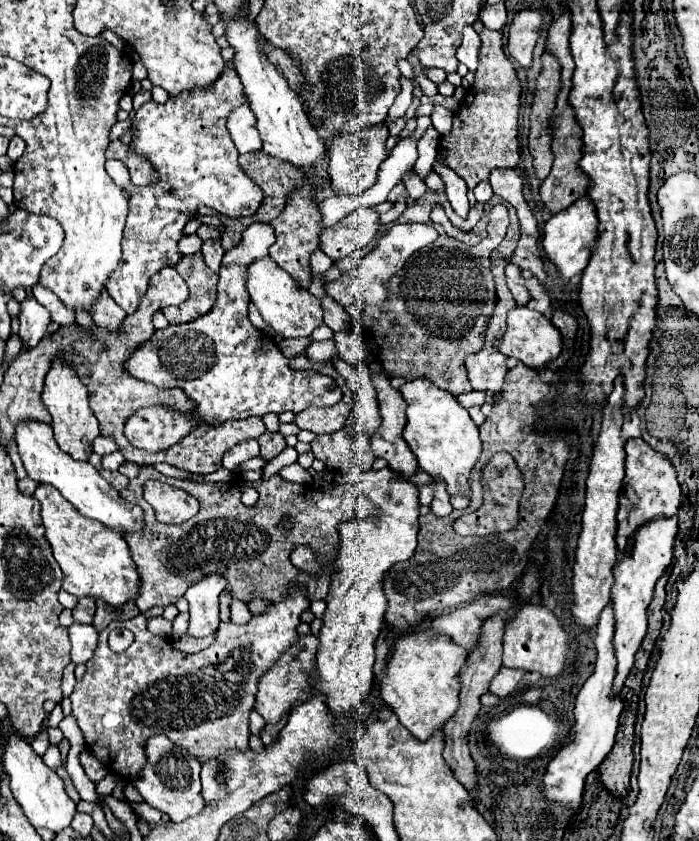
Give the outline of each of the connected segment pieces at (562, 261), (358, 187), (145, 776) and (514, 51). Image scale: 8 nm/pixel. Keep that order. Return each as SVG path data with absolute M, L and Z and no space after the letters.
M587 196L571 204L571 208L565 208L559 214L553 214L545 228L543 228L543 250L545 256L557 266L561 280L571 280L575 274L581 274L589 262L591 248L595 246L595 232L597 232L597 216L593 210L593 204Z
M385 124L367 128L355 136L335 136L335 140L329 144L329 150L331 150L329 176L331 176L331 186L335 194L357 196L375 184L379 164L387 158L387 150L385 150L387 138L389 138L389 130L385 128Z
M163 734L151 736L145 744L145 760L147 762L141 768L139 778L133 780L133 786L149 806L165 812L173 822L183 822L187 816L193 816L203 808L203 798L199 798L201 764L195 758L187 760L185 748L179 748Z
M523 10L513 18L513 24L509 26L509 38L507 38L507 48L509 54L523 66L531 66L531 56L535 42L539 38L543 26L543 16L537 10Z

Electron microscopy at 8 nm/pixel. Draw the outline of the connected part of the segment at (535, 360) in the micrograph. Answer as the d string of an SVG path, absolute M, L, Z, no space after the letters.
M513 308L507 314L505 334L499 340L495 340L495 348L501 354L511 356L511 358L523 362L525 366L529 366L533 370L539 370L551 358L557 358L561 354L561 334L541 312L535 312L529 308Z

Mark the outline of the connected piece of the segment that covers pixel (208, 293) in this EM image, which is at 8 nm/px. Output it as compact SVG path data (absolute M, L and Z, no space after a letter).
M201 250L193 256L181 258L173 266L179 276L189 286L189 296L179 306L167 306L161 312L169 320L169 324L181 324L181 322L193 322L199 316L205 316L211 312L215 300L217 300L217 274L211 272L211 268L205 264Z

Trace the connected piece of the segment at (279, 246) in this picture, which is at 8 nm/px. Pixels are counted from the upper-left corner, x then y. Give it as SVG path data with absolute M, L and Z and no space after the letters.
M303 182L299 188L287 194L285 210L271 222L275 228L275 244L269 248L269 256L299 284L299 288L307 290L311 284L311 270L309 270L309 258L319 248L319 232L321 232L321 212L317 202L317 186Z

